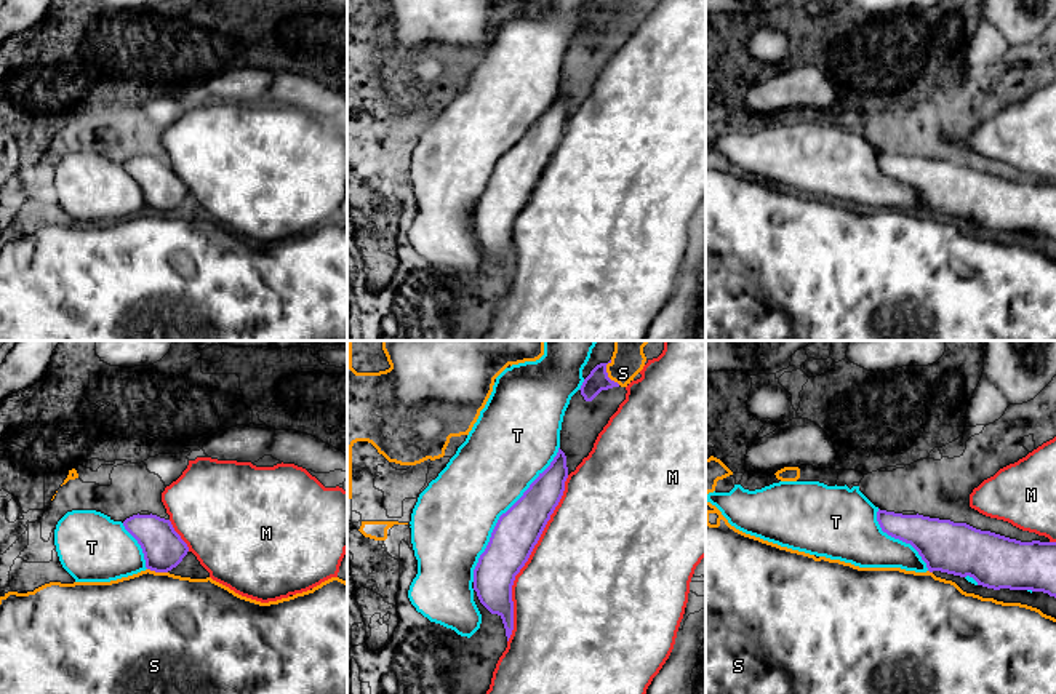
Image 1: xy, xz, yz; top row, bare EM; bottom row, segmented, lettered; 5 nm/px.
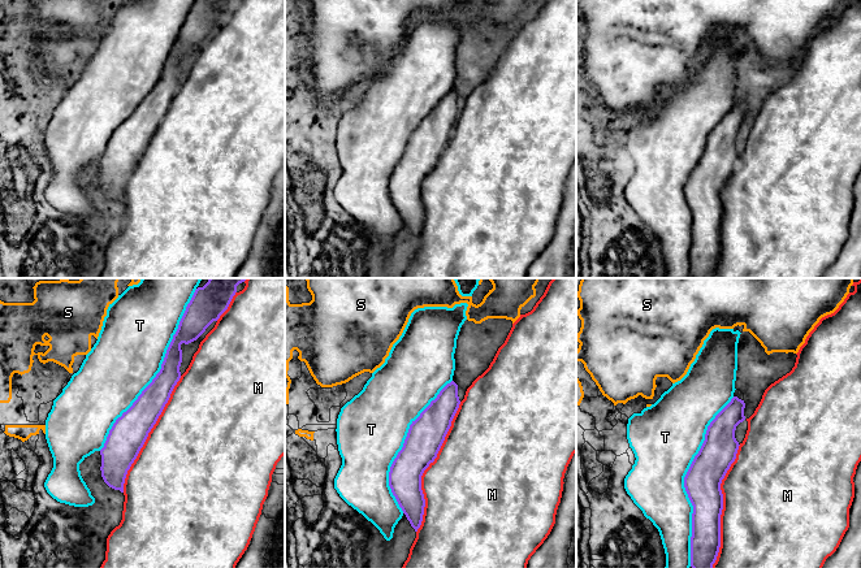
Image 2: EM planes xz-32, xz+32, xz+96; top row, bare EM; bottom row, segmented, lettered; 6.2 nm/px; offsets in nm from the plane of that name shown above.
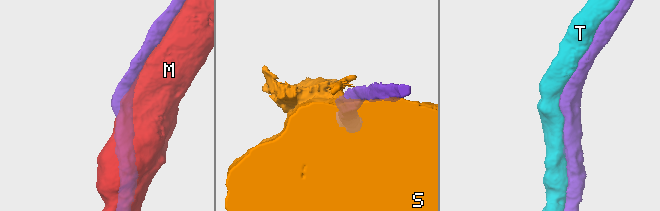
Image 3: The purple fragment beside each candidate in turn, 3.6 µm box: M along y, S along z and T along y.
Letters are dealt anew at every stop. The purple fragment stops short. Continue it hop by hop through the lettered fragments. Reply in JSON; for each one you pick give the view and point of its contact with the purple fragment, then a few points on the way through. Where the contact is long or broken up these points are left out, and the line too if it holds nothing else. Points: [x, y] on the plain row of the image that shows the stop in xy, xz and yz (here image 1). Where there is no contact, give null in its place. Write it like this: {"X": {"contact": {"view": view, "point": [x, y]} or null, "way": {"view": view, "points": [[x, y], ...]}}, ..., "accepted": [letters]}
{"T": {"contact": {"view": "xz", "point": [503, 155]}}, "accepted": ["T"]}

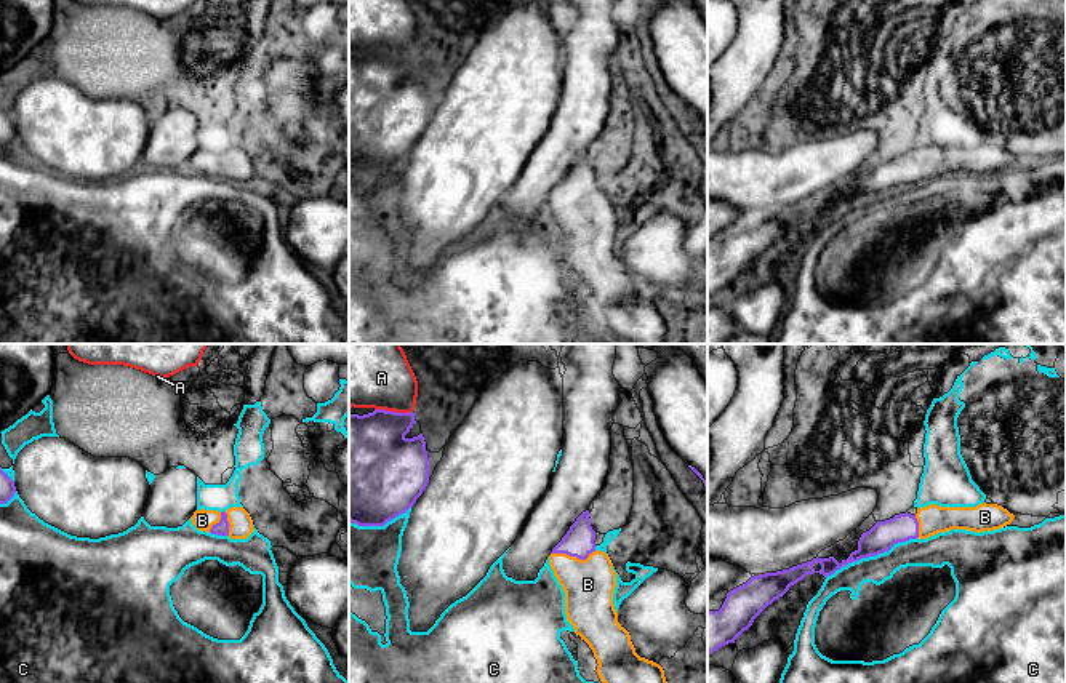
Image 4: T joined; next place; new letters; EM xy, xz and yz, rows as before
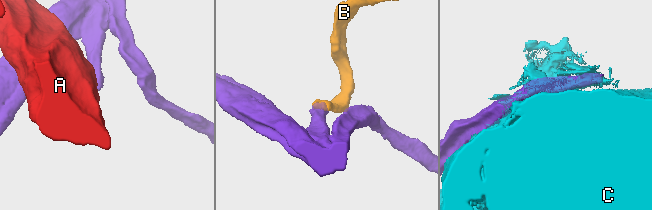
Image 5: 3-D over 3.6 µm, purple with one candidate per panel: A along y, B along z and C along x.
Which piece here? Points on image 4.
{"B": {"contact": {"view": "xz", "point": [573, 197]}, "way": {"view": "xz", "points": [[578, 183], [573, 197], [588, 226]]}}, "accepted": ["B"]}

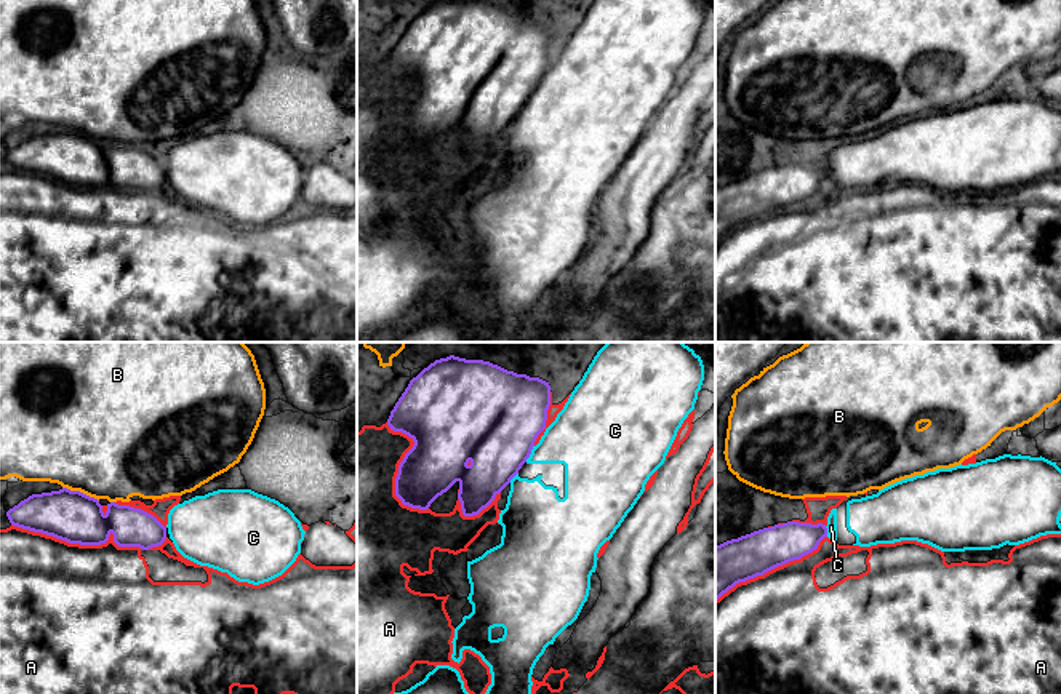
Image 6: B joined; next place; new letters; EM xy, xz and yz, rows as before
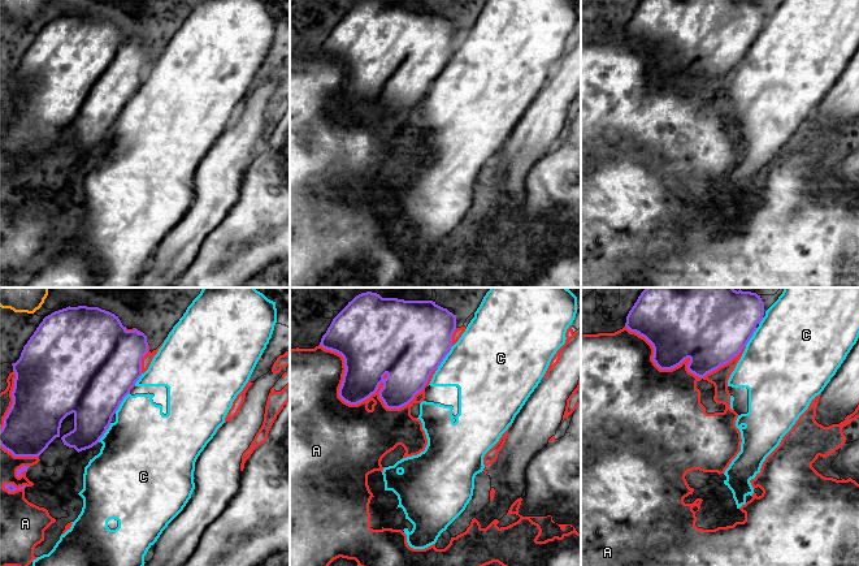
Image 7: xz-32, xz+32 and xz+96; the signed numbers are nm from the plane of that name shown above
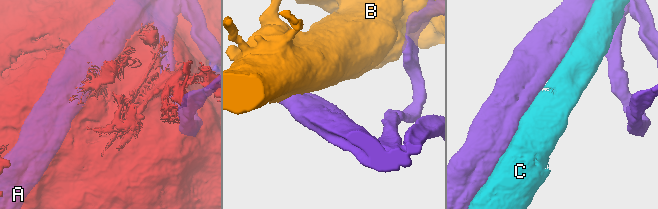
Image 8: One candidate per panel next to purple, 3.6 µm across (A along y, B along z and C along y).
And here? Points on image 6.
{"accepted": []}

